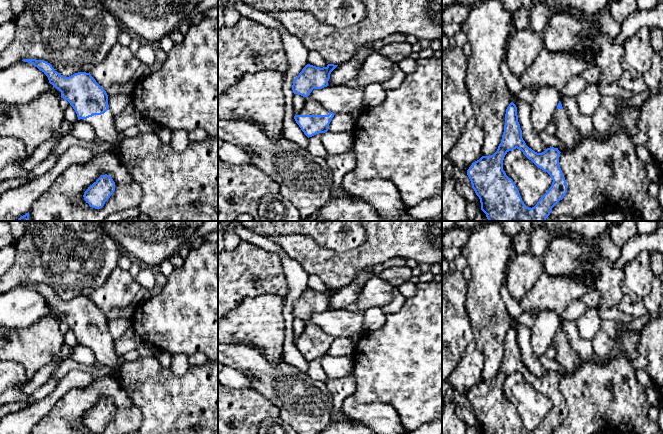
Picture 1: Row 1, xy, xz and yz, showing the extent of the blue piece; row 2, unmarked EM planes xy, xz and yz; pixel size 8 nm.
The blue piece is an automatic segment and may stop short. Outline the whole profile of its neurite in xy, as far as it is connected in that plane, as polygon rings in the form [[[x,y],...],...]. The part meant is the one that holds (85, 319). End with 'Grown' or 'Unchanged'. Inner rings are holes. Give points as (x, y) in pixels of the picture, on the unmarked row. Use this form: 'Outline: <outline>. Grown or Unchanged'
Outline: [[[24,283],[42,295],[49,307],[61,316],[61,322],[67,324],[75,334],[78,344],[88,347],[103,366],[115,370],[113,376],[118,379],[122,364],[114,349],[114,340],[109,333],[108,319],[90,297],[78,296],[65,301],[54,294],[44,284]]]. Grown

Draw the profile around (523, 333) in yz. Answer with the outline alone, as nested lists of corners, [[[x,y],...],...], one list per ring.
[[[518,323],[512,326],[517,331],[518,346],[526,369],[537,377],[544,376],[547,371],[542,367],[539,357],[533,352],[530,344],[531,329]]]

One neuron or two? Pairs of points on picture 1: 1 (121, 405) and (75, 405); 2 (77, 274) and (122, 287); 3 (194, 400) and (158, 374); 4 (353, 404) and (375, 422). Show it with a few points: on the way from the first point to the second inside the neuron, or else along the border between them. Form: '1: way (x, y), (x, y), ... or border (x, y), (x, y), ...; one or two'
1: way (110, 394), (94, 393), (86, 398); one
2: border (117, 266), (107, 279), (89, 296); two
3: way (185, 400), (167, 383); one
4: way (358, 409), (370, 417); one

